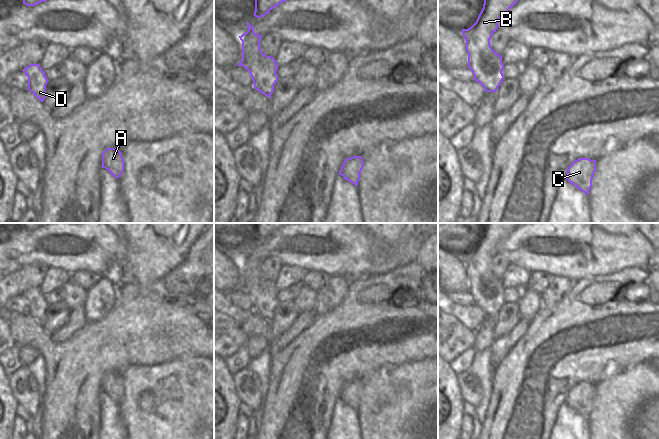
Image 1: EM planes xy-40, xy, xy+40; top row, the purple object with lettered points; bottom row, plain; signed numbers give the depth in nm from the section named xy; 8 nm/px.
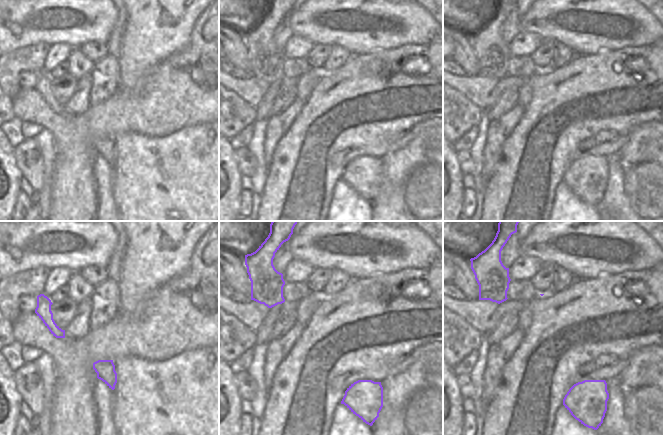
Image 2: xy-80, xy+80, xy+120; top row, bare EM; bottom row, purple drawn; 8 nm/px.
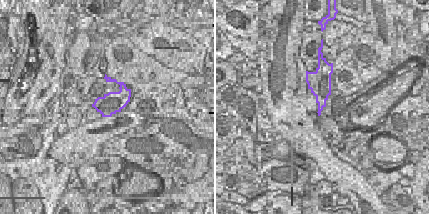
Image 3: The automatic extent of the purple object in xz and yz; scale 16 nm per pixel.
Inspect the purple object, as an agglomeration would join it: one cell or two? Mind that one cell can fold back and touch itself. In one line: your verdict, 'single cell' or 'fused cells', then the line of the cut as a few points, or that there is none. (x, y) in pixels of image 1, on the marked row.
single cell; no cut

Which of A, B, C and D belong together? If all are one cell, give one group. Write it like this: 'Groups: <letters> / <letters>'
Groups: A B C D.

